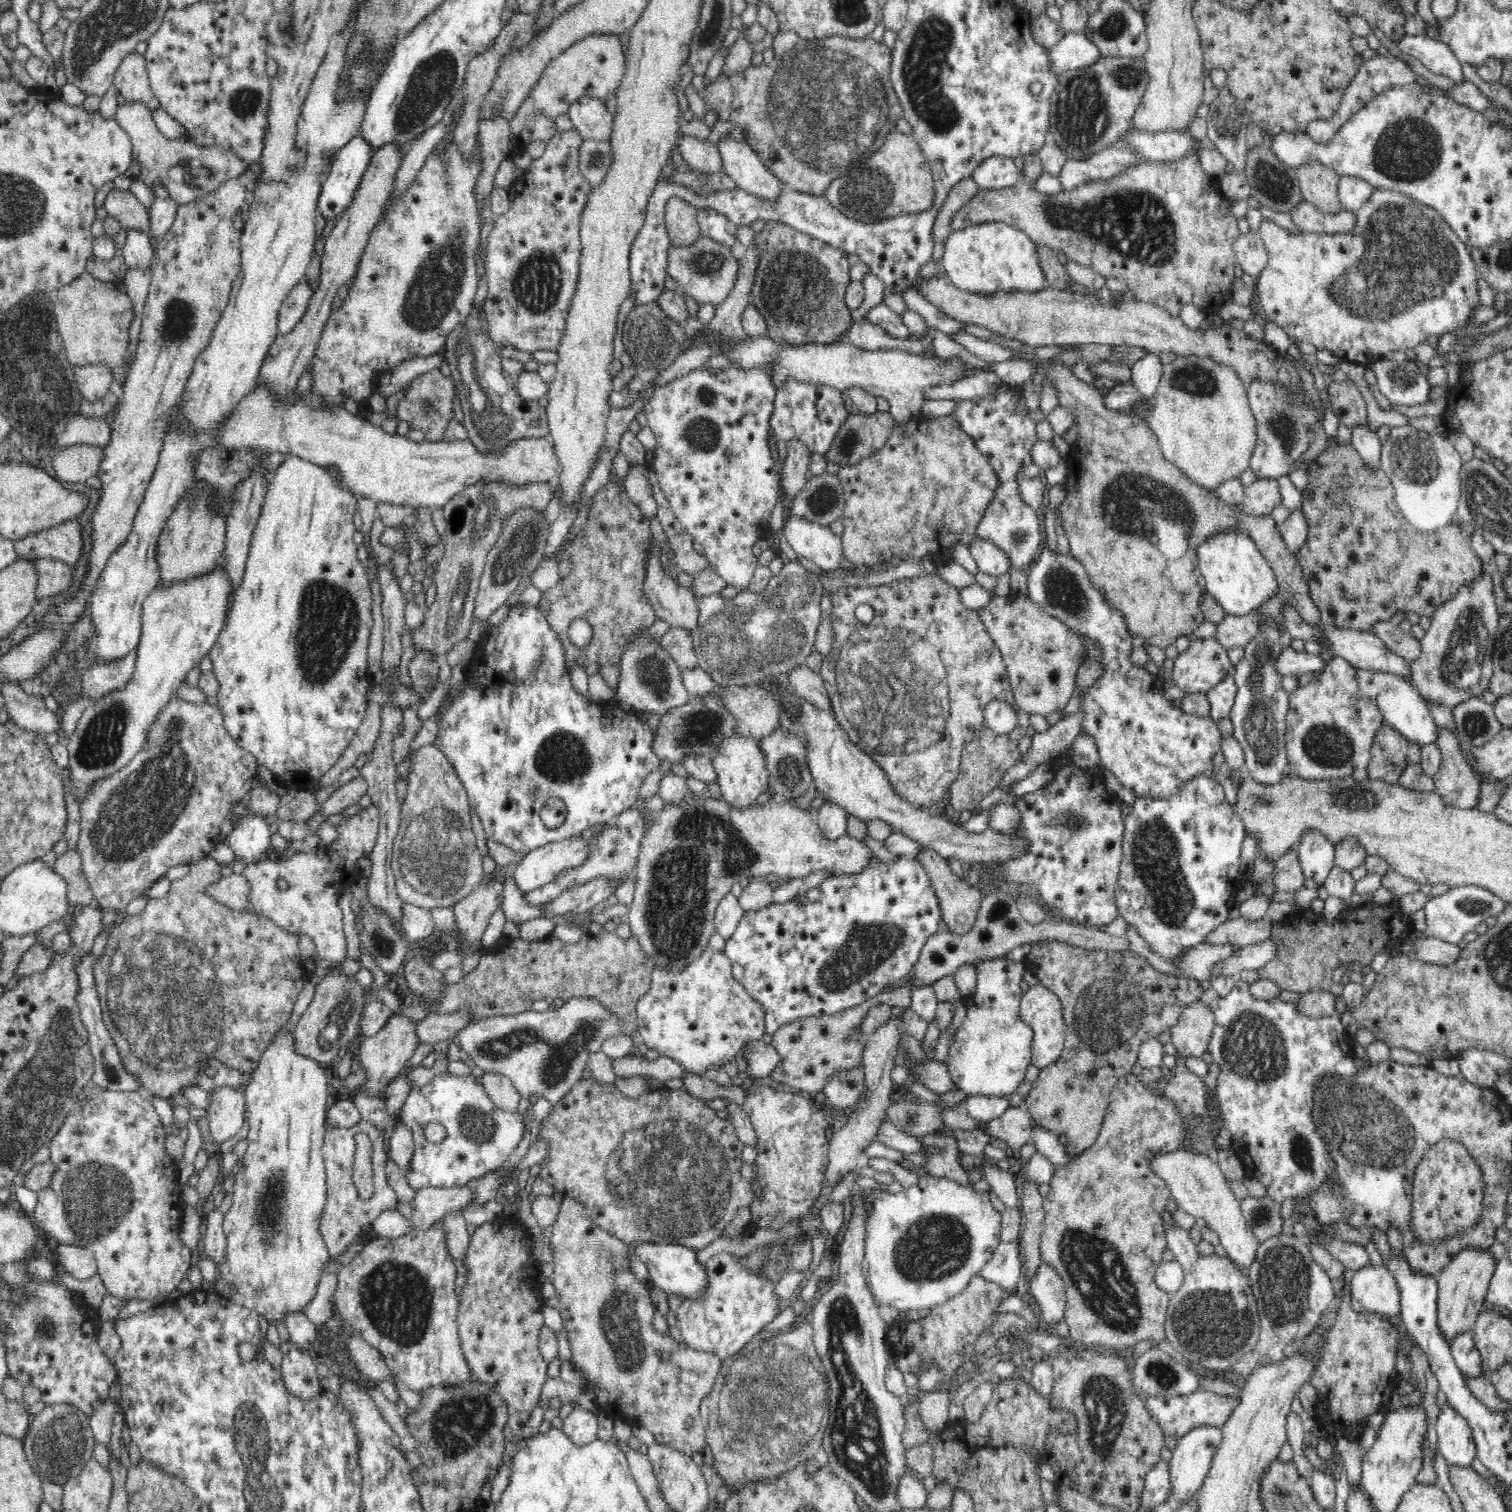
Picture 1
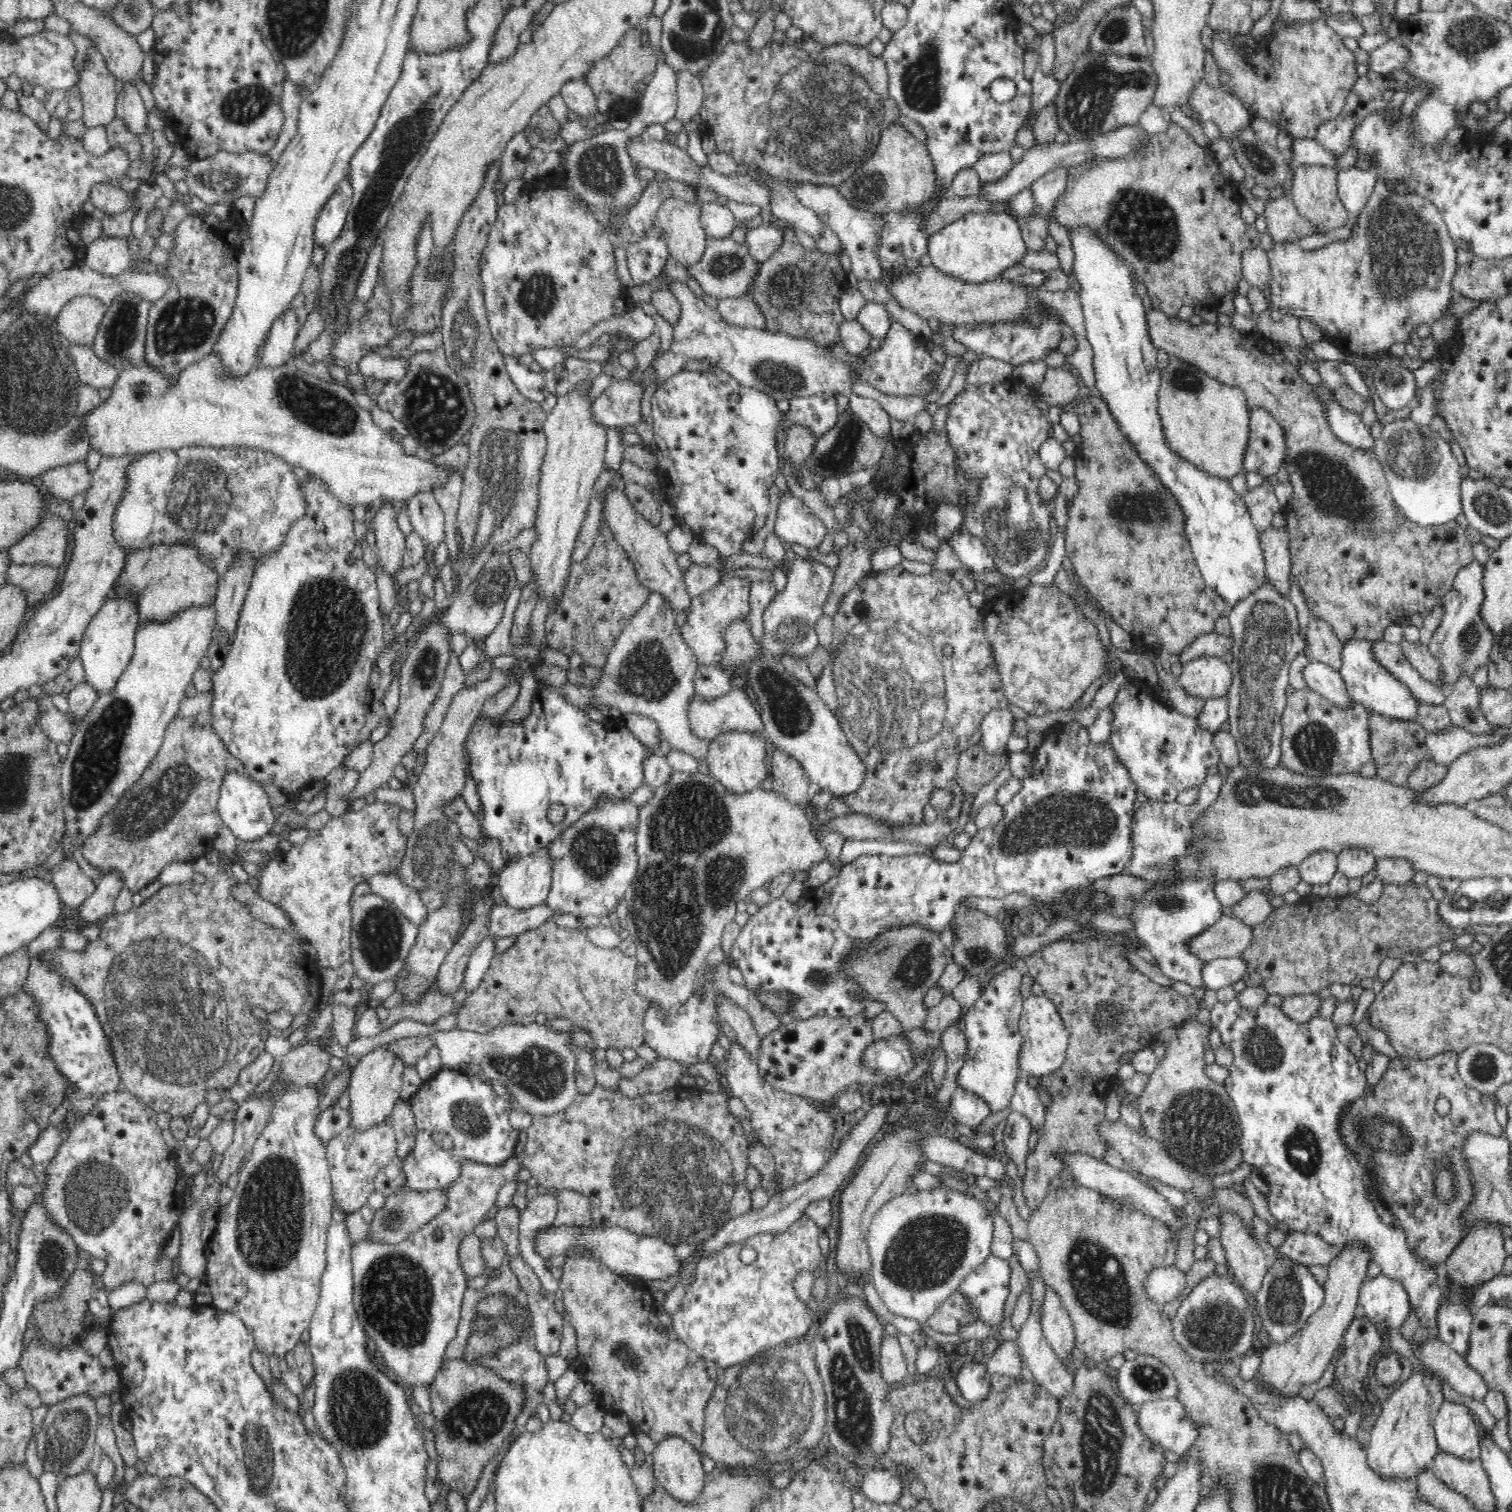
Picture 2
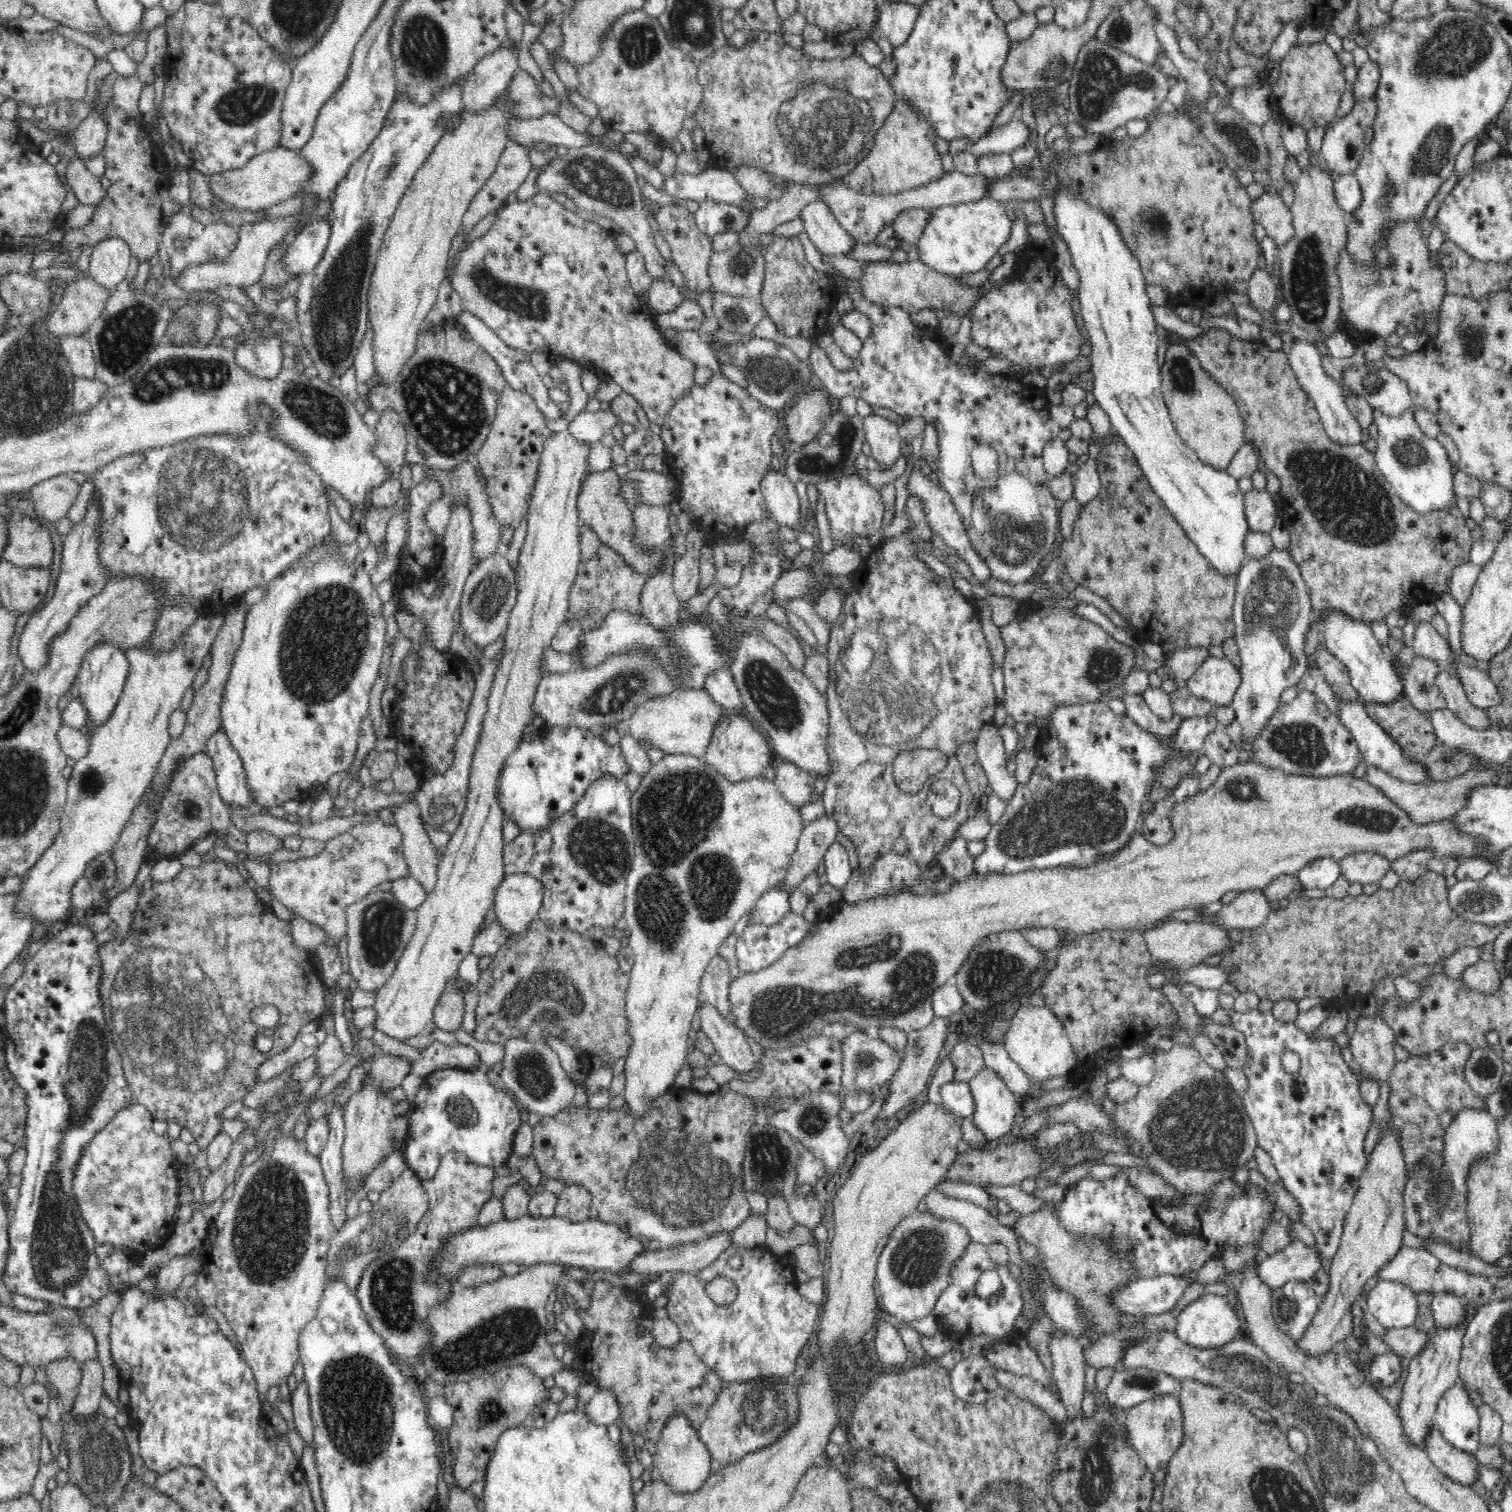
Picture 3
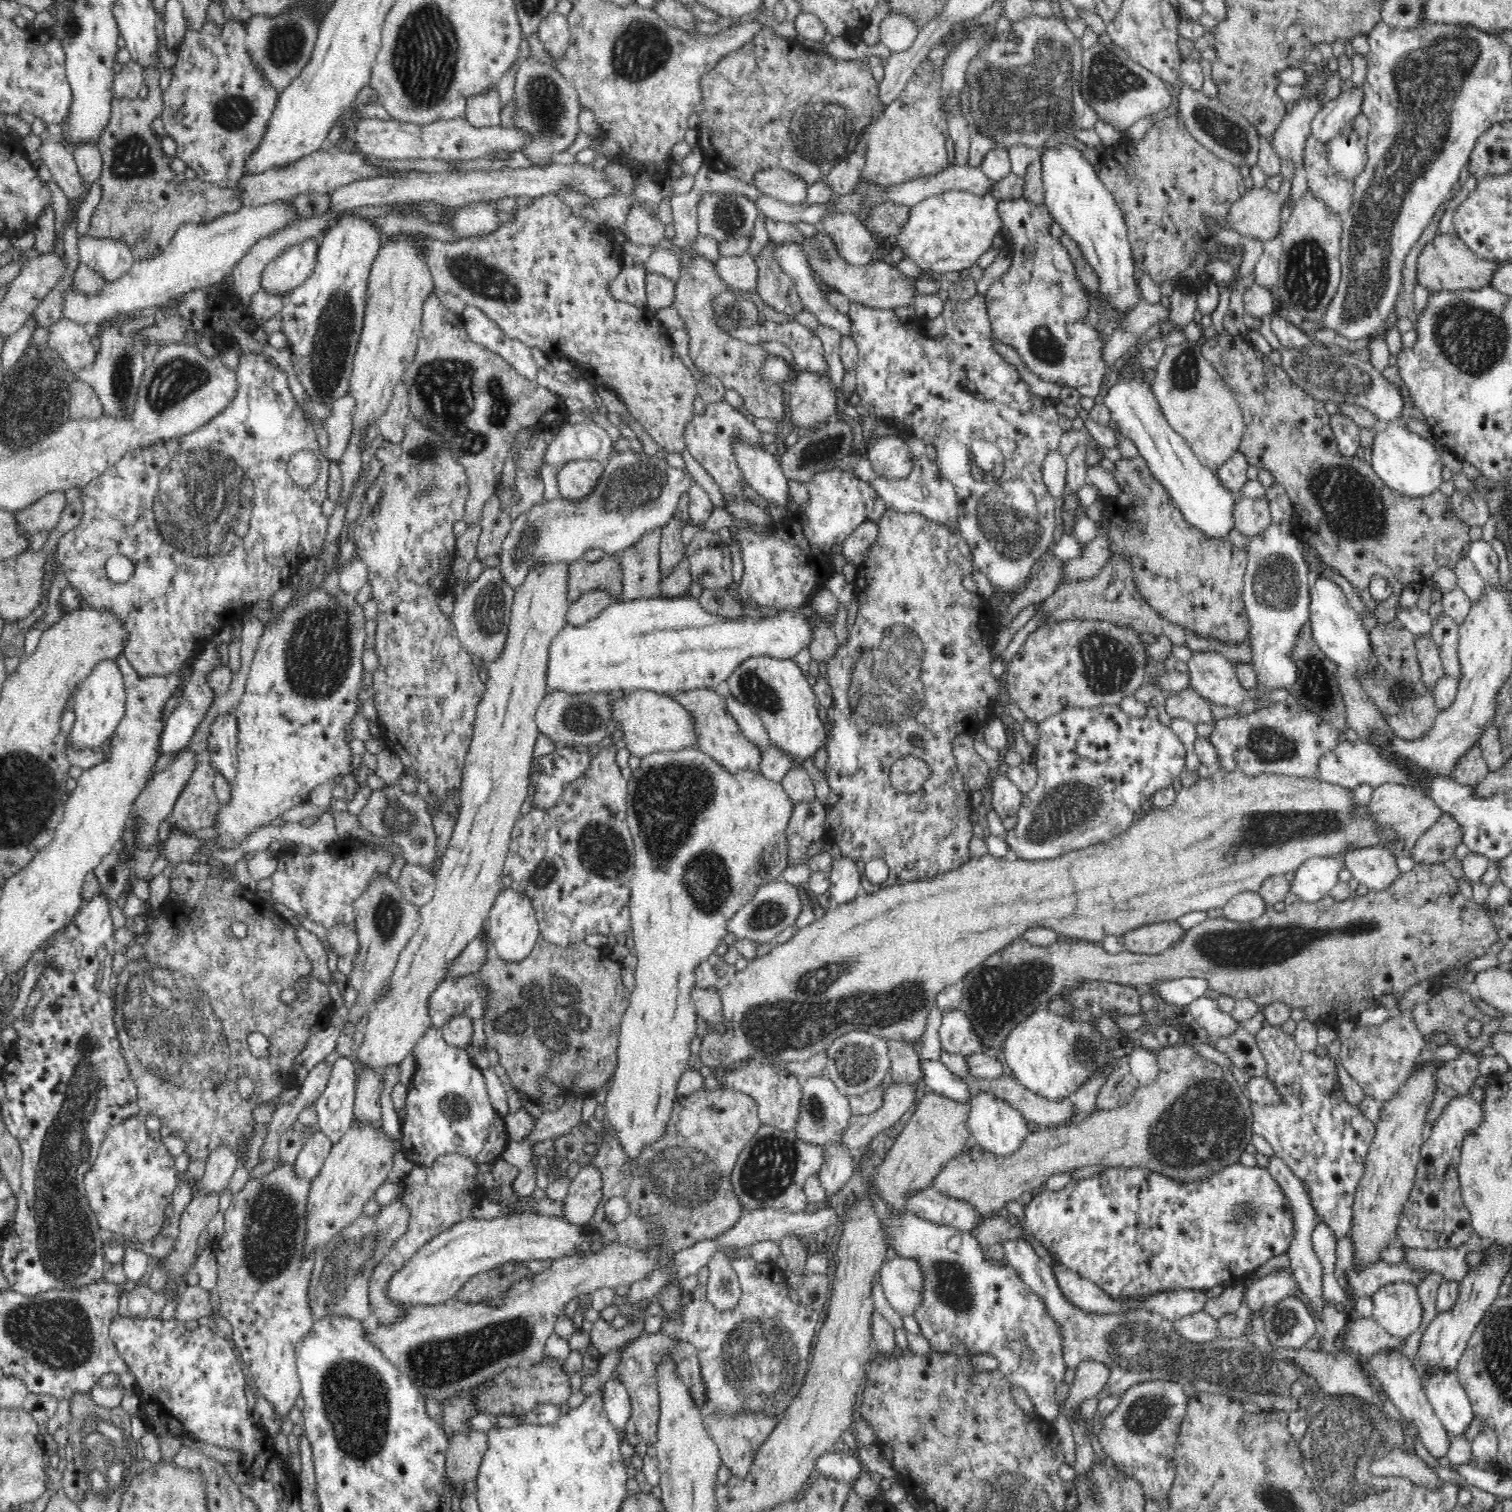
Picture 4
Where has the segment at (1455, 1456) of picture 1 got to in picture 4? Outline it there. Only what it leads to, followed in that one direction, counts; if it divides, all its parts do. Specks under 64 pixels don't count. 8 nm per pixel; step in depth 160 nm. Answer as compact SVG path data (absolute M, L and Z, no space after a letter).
M1432 1368L1421 1378L1421 1382L1423 1391L1444 1429L1450 1435L1463 1436L1474 1419L1474 1413L1456 1371L1445 1372Z

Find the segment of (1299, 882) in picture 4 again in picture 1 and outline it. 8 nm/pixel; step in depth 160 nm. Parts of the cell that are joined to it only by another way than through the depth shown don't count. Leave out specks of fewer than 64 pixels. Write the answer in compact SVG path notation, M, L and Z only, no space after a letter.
M1305 831L1297 844L1299 863L1305 878L1323 885L1335 866L1335 844L1320 831Z

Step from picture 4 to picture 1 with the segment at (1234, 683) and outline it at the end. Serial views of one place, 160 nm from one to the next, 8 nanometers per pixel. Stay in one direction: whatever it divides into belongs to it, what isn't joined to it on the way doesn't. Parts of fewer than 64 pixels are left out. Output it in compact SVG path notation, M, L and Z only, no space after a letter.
M1214 637L1194 641L1186 652L1174 659L1174 682L1186 694L1207 694L1233 670L1226 652Z

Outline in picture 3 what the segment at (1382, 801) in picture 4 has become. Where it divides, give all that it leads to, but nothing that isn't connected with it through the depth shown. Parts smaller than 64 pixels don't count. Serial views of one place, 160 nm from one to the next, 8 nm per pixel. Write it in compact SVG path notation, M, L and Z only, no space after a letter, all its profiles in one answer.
M1367 765L1367 781L1376 788L1383 791L1388 798L1391 798L1396 806L1404 809L1408 813L1408 817L1412 822L1417 824L1427 824L1429 822L1438 822L1444 819L1452 819L1456 812L1460 812L1466 804L1466 794L1470 792L1470 788L1474 788L1476 784L1496 784L1503 781L1503 774L1499 768L1492 766L1491 771L1478 769L1477 771L1468 771L1462 776L1453 778L1448 782L1436 782L1431 785L1416 785L1416 783L1404 782L1380 767Z

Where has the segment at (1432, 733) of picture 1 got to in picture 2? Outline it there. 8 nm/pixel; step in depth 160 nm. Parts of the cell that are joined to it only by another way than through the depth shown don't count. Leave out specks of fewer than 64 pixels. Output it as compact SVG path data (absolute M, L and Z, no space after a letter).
M1352 638L1342 644L1339 673L1345 682L1349 696L1367 710L1392 718L1394 721L1416 721L1419 710L1418 700L1403 682L1390 674L1375 659L1372 650L1374 643L1375 641L1367 638Z

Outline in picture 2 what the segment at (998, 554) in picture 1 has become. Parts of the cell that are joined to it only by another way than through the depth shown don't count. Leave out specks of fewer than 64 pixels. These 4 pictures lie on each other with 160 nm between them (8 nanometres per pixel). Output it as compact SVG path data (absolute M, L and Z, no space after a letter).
M963 524L957 527L947 540L962 564L976 572L994 570L995 564L980 538L973 536Z

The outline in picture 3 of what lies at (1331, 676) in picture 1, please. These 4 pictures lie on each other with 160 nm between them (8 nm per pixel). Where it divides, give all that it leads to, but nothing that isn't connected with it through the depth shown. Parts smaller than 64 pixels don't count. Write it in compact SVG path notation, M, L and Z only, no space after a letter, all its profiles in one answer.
M1307 690L1299 692L1293 700L1281 703L1276 708L1264 728L1254 737L1254 748L1250 754L1241 749L1240 738L1234 740L1234 743L1241 753L1240 762L1262 764L1298 776L1351 774L1363 760L1352 733L1322 700Z

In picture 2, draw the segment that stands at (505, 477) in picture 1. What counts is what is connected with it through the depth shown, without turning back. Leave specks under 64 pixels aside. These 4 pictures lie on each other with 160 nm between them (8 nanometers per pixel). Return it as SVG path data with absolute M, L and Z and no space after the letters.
M211 352L178 376L165 376L145 362L124 368L109 387L108 398L98 408L79 416L78 428L68 434L68 441L86 439L90 450L96 450L101 458L139 456L158 449L176 450L190 446L253 448L270 452L316 474L329 487L329 492L351 509L358 504L369 507L376 500L409 501L418 492L429 492L447 484L451 472L446 467L440 467L430 459L424 461L416 455L404 454L402 445L392 441L391 435L374 424L370 411L360 407L353 393L341 383L325 381L298 369L292 362L272 368L256 366L240 377L229 376L221 368L221 357Z

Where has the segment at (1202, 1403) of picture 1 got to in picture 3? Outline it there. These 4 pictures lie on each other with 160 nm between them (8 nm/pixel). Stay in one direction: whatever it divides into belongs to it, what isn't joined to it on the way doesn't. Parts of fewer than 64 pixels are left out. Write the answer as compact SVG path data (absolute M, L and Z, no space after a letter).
M1156 1394L1136 1406L1122 1410L1127 1442L1154 1475L1159 1465L1168 1465L1183 1442L1183 1416L1179 1397L1173 1394Z

